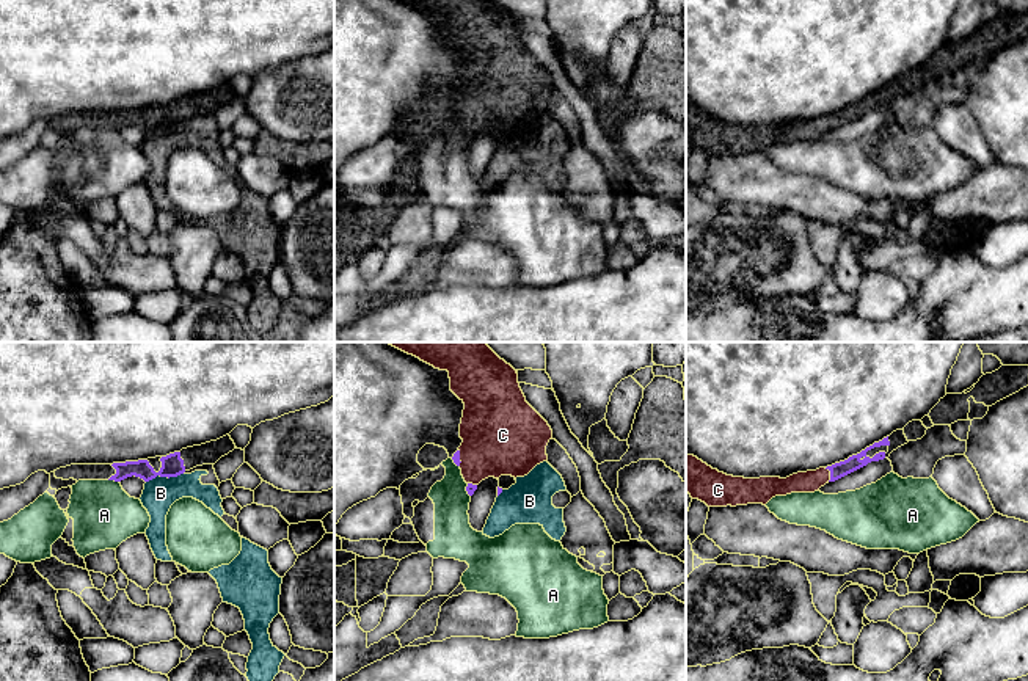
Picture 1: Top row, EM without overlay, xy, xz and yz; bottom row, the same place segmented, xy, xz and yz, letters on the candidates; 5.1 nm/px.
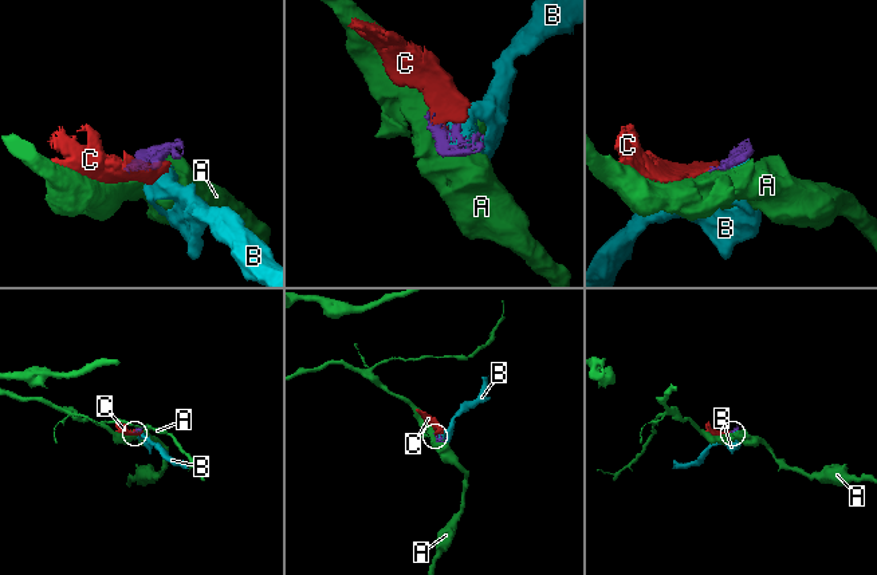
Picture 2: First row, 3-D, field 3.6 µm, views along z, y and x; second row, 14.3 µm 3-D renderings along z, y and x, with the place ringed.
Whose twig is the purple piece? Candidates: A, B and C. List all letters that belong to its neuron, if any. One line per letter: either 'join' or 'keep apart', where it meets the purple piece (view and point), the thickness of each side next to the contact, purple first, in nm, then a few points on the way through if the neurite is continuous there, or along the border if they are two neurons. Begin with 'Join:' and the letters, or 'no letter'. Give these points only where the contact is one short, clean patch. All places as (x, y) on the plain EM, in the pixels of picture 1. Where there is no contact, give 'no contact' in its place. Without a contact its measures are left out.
Join: C
A: keep apart; contact xy (113, 127); calibres 90 and 320 nm; border xy (109, 127), (118, 131)
B: keep apart; contact xy (165, 124); calibres 110 and 170 nm; border xy (184, 120), (168, 126), (156, 124), (146, 131)
C: join; contact yz (831, 123); calibres 80 and 110 nm; way yz (853, 112), (831, 123), (812, 129)

